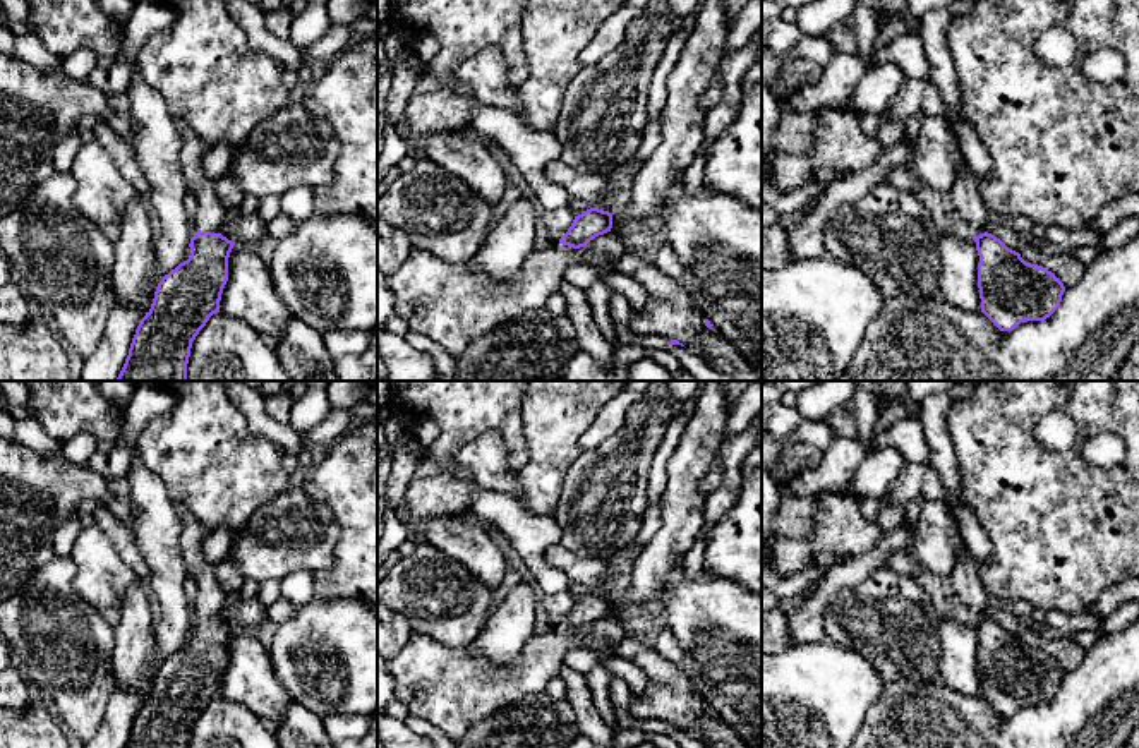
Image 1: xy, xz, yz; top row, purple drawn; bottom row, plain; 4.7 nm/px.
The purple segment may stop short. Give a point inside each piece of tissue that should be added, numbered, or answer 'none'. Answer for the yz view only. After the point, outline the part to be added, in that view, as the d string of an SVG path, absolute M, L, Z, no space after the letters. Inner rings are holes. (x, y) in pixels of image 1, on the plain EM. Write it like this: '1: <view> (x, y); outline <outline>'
1: yz (975, 597); outline M967 547L962 549L950 580L967 618L973 623L985 618L986 609L991 602L995 602L995 599L983 585L979 576L979 563L969 554Z

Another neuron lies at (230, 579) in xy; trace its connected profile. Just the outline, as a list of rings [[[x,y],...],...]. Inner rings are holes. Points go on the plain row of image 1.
[[[226,556],[220,564],[216,564],[216,576],[226,594],[237,592],[245,580],[235,563],[230,559],[230,556]]]

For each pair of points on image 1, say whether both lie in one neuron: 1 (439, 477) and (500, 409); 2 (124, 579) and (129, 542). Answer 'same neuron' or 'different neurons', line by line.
1: same neuron
2: different neurons

